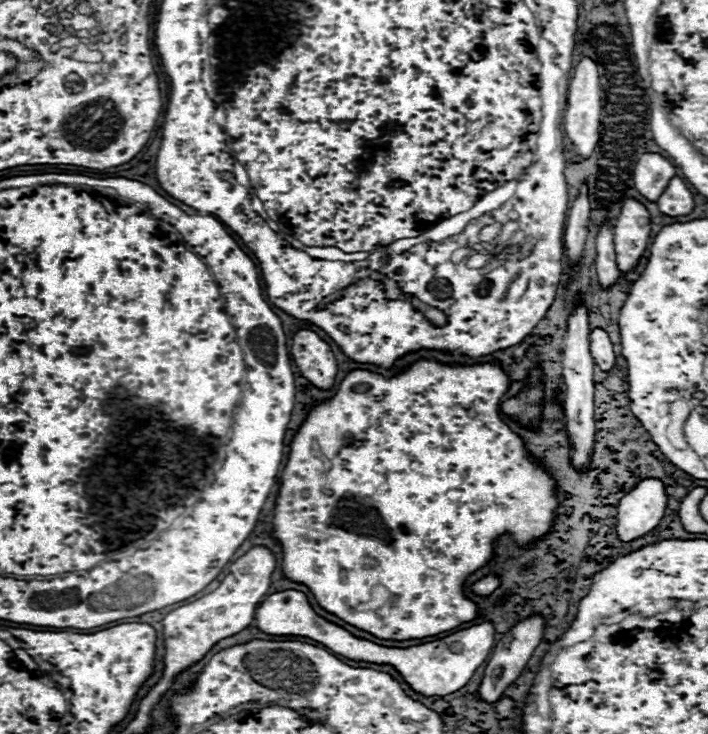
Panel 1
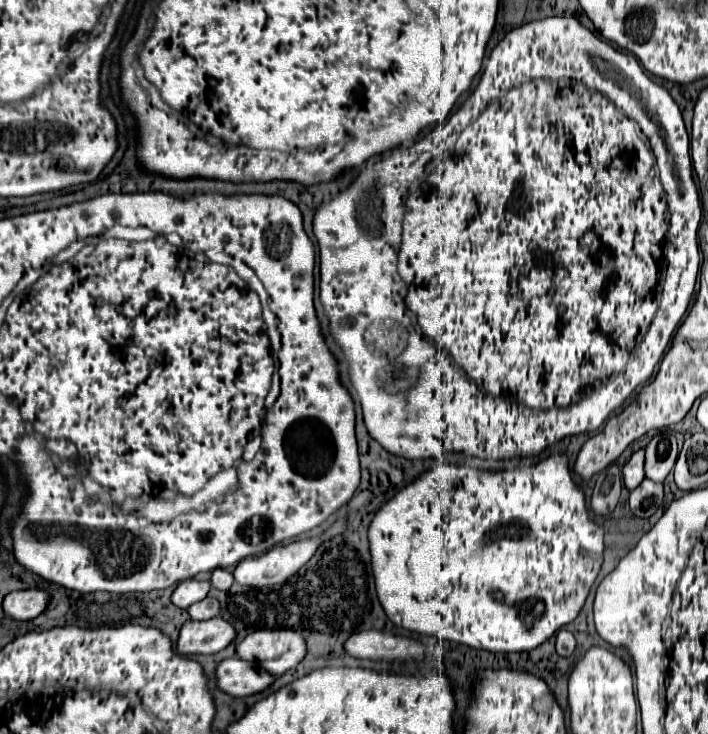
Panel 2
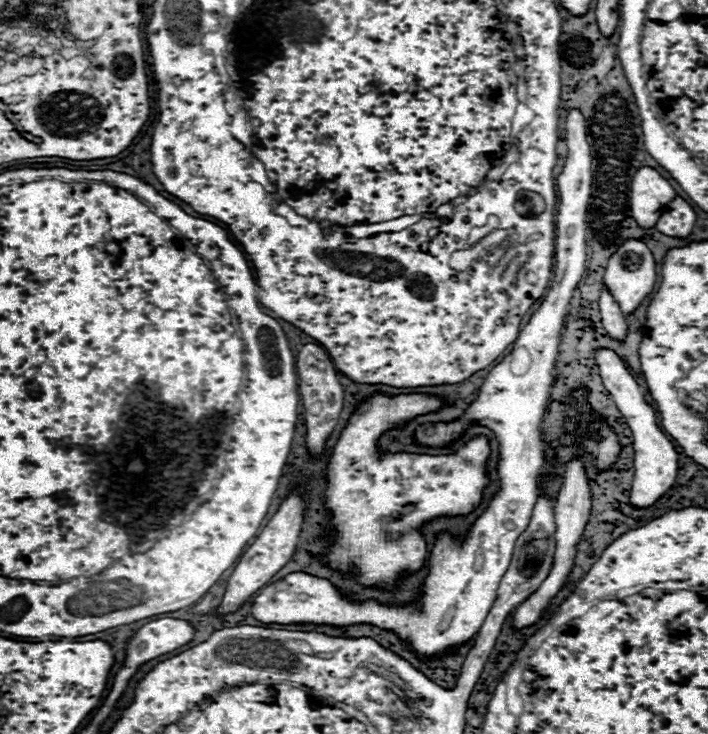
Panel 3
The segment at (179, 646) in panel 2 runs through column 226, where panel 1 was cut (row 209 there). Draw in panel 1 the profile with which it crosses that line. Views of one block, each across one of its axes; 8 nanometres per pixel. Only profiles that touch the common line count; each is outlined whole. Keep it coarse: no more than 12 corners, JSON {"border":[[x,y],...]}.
{"border":[[624,200],[614,226],[620,272],[638,266],[648,246],[648,210]]}

